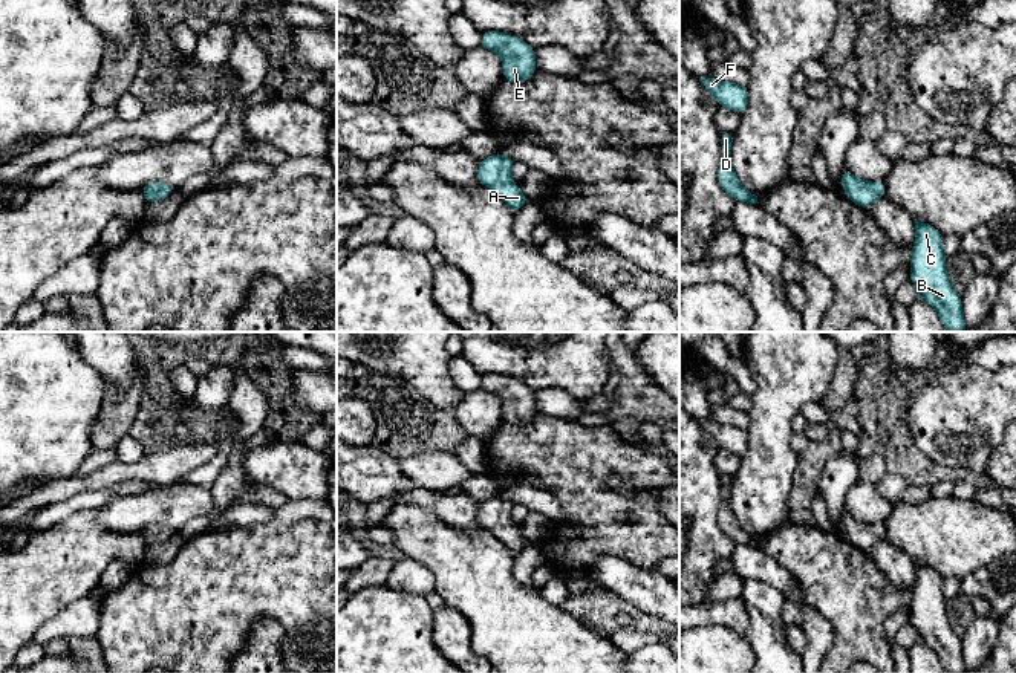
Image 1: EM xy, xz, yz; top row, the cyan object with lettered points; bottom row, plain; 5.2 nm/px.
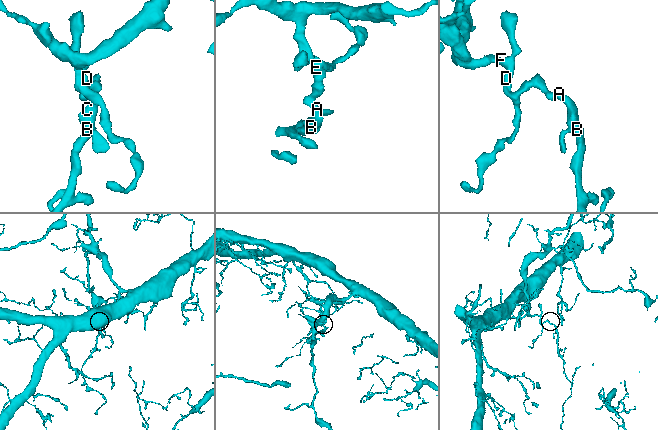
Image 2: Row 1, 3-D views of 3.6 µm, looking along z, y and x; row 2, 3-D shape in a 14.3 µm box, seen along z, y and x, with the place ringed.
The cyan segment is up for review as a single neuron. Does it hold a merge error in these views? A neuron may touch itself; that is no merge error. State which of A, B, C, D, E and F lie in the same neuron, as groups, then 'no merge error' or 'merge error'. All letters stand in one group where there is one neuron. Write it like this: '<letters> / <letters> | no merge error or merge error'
A B C D E F | no merge error

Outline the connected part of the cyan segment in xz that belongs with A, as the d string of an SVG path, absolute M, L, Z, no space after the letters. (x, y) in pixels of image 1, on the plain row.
M500 496L480 503L477 523L491 531L513 554L519 554L528 540L513 525L514 502Z

